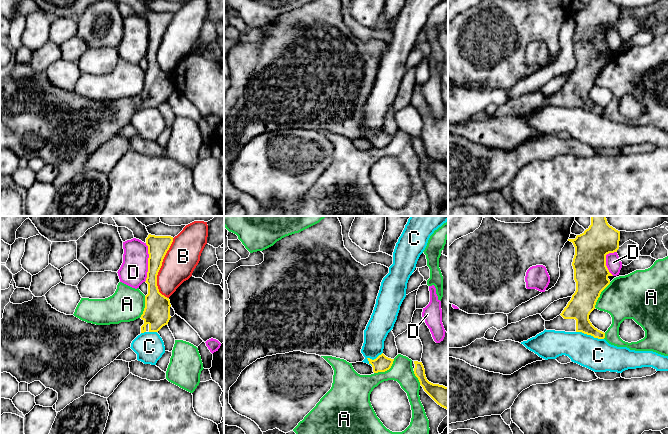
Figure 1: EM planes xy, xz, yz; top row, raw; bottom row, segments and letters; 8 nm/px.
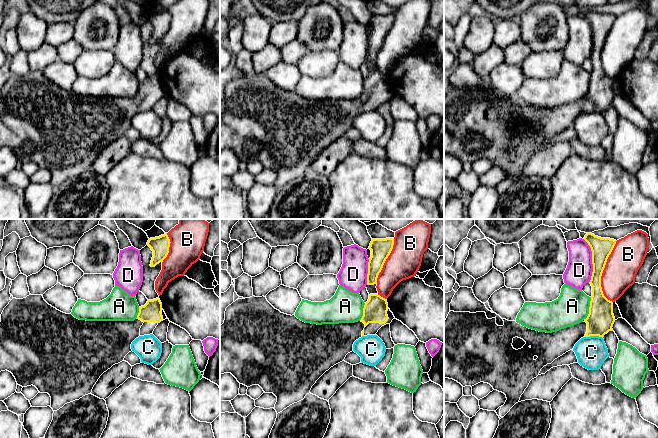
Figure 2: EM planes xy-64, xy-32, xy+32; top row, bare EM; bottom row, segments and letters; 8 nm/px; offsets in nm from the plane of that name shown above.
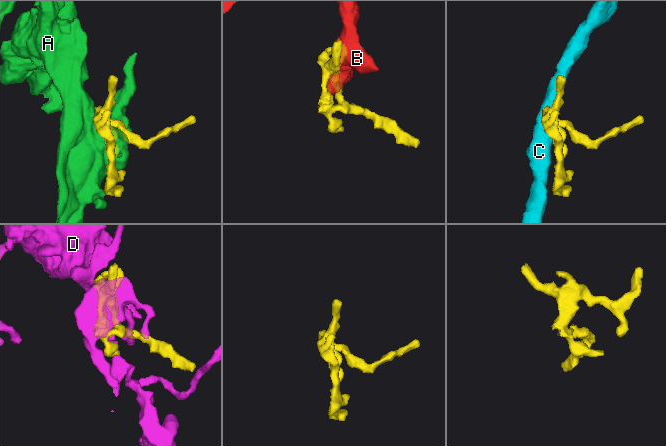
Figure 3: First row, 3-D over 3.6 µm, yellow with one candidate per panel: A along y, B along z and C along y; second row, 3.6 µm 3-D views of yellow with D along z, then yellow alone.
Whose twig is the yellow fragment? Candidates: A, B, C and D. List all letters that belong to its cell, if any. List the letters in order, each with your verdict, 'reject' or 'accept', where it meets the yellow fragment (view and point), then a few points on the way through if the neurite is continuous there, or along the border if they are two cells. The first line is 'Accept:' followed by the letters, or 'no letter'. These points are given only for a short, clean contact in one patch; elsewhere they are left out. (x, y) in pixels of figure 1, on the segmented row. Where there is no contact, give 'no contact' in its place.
Accept: no letter
A: reject; meets yellow in yz at (599, 295)
B: reject; meets yellow in xy at (159, 269)
C: reject; meets yellow in yz at (590, 334)
D: reject; meets yellow in xy at (148, 262)

